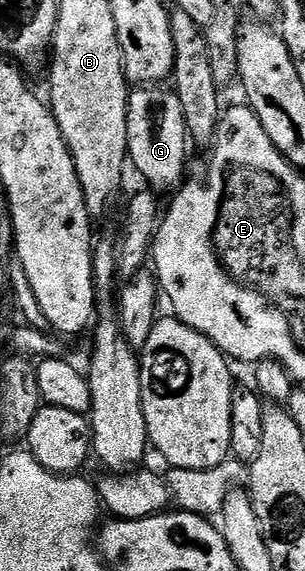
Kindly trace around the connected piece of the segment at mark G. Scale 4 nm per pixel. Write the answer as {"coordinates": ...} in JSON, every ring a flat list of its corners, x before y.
{"coordinates":[[139,87,127,98,127,155,130,164,159,195,178,190,187,169,187,124,177,95,167,87]]}

